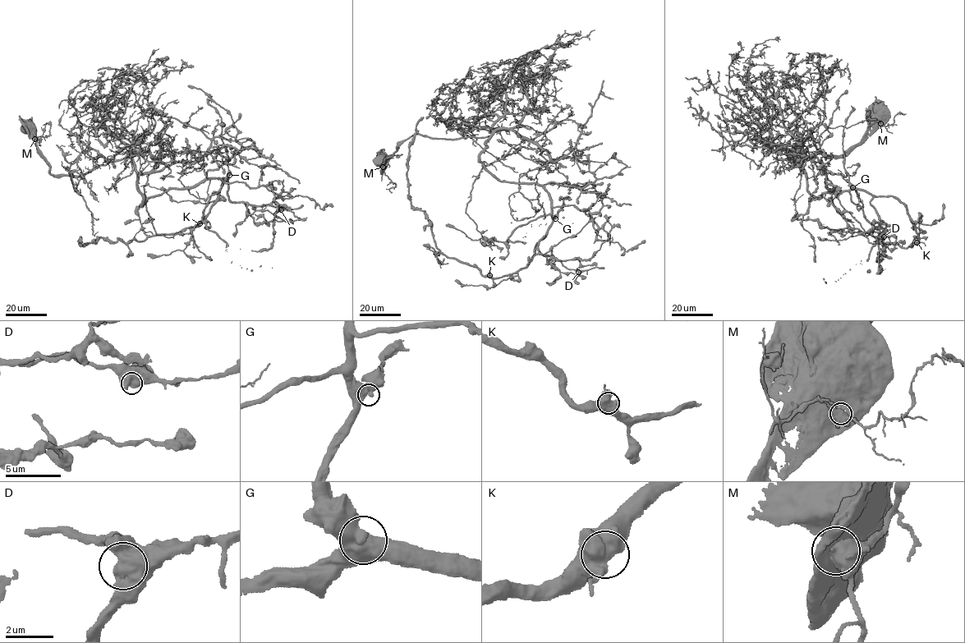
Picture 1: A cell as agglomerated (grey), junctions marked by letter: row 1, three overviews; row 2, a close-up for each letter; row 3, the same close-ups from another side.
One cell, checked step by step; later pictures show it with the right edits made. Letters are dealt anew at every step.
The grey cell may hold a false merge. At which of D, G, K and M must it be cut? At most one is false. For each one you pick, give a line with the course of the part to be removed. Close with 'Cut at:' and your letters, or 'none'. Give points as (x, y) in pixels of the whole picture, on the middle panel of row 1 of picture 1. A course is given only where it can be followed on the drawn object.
M: foreign part runs (382, 167), (384, 173), (396, 184), (389, 190), (392, 192)
Cut at: M

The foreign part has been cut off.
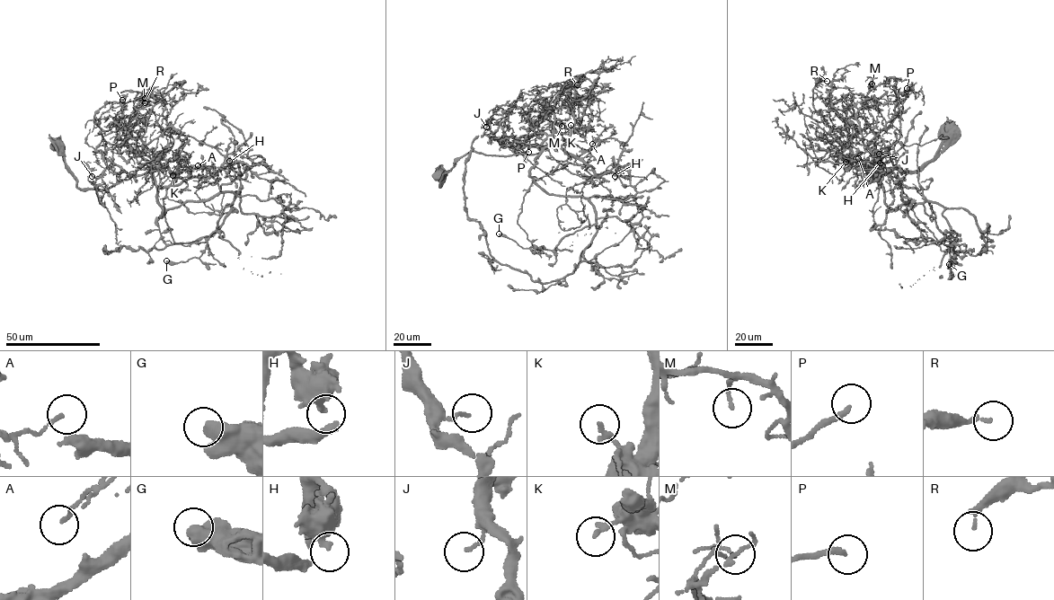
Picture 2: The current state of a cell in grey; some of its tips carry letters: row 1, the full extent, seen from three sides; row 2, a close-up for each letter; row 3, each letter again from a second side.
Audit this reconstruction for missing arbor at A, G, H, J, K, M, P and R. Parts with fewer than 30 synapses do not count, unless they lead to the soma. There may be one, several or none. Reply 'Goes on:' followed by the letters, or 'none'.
Goes on: none

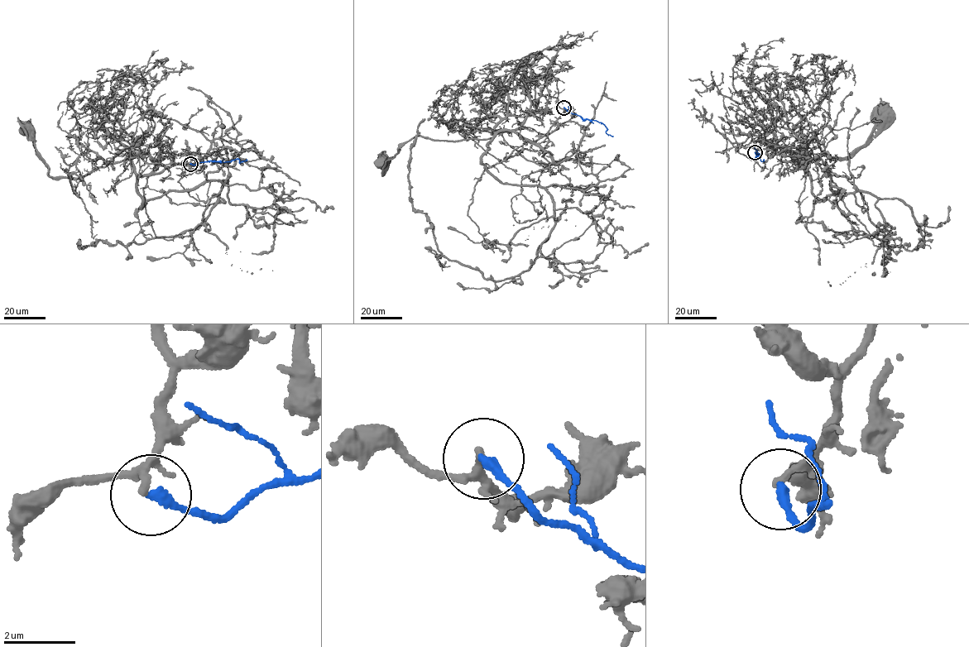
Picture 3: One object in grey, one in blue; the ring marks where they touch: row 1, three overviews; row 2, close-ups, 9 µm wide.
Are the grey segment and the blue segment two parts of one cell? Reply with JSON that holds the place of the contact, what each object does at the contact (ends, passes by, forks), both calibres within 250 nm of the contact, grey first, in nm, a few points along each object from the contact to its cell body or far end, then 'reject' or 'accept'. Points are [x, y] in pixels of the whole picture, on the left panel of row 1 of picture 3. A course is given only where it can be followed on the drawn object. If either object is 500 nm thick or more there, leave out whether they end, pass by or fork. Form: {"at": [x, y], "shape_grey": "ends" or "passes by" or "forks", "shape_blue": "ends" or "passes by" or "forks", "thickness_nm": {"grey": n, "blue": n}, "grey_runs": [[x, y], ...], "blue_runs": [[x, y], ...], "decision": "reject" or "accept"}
{"at": [190, 164], "shape_grey": "passes by", "shape_blue": "ends", "thickness_nm": {"grey": 160, "blue": 280}, "grey_runs": [[190, 163], [176, 154], [137, 193], [142, 208], [228, 177], [195, 228], [81, 242]], "blue_runs": [[190, 164], [237, 159], [239, 163], [247, 160]], "decision": "reject"}

